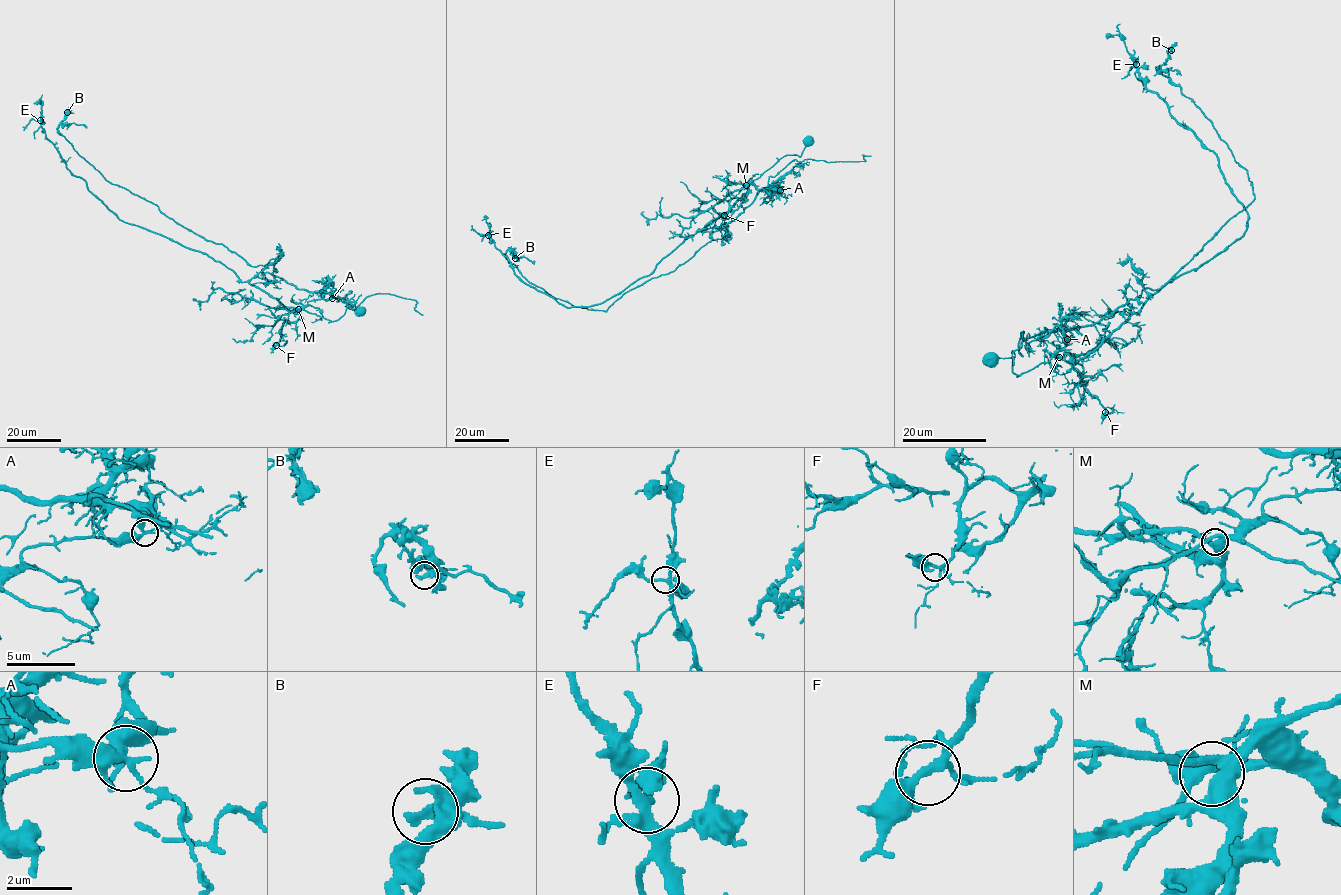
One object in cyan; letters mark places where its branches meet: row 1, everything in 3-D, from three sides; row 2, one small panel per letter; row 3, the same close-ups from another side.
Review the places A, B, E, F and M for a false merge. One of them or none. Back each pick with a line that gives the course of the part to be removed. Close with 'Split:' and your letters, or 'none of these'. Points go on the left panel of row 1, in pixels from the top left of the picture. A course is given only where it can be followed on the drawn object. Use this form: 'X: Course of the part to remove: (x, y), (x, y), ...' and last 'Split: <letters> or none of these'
A: Course of the part to remove: (332, 298), (332, 290), (298, 289), (263, 272), (263, 265), (251, 266), (109, 182), (57, 127), (86, 127)
Split: A

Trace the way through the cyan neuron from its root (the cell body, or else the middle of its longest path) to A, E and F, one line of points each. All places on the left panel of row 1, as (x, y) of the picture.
A: (359, 311), (348, 306), (338, 319), (330, 321), (304, 309), (309, 301), (332, 298)
E: (359, 311), (348, 306), (334, 321), (301, 309), (294, 313), (208, 255), (122, 221), (66, 166), (40, 120)
F: (359, 311), (348, 306), (338, 319), (330, 321), (300, 309), (295, 322), (283, 324), (276, 345)

